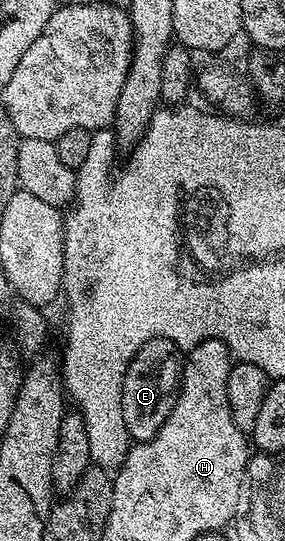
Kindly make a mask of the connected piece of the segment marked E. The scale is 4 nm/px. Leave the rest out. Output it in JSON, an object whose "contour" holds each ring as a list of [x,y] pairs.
{"contour":[[[151,337],[142,347],[136,349],[134,359],[126,367],[126,375],[122,379],[122,423],[126,423],[126,431],[133,442],[149,441],[166,423],[168,412],[172,410],[172,402],[180,388],[182,372],[182,351],[176,342],[165,337]]]}

